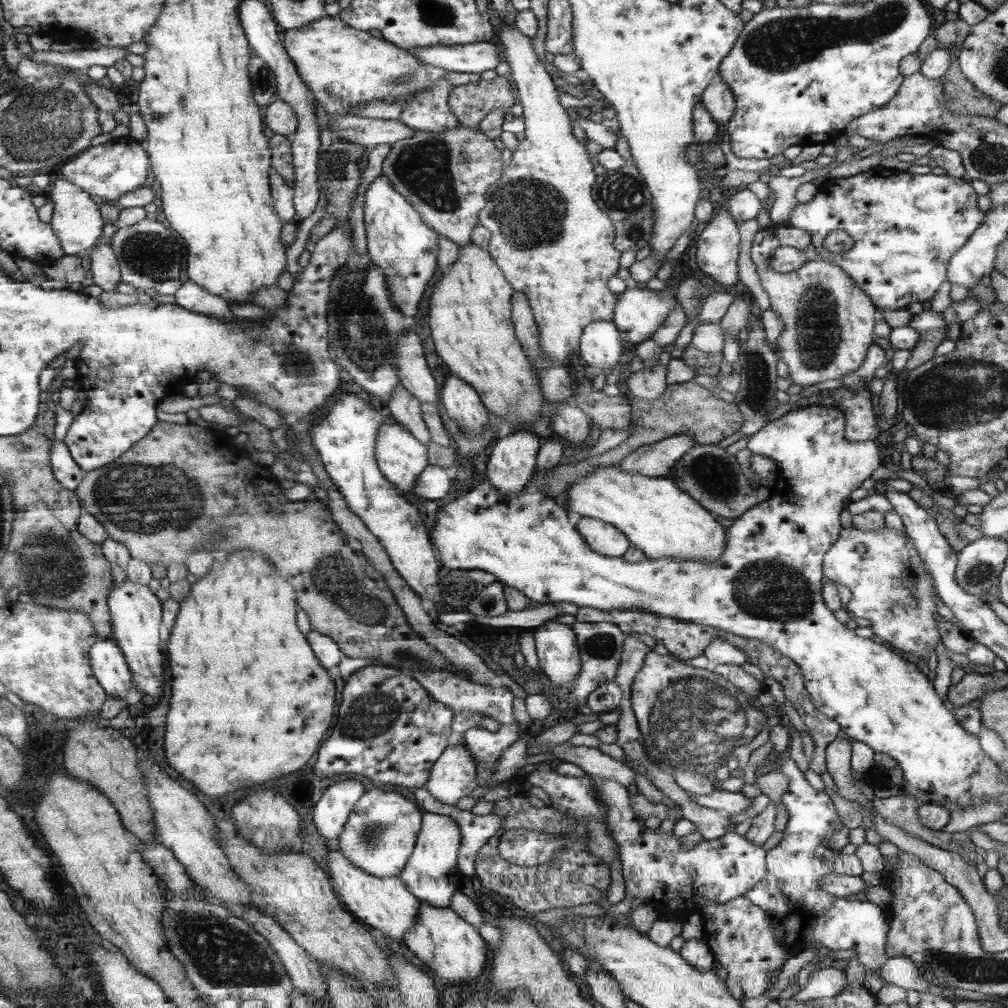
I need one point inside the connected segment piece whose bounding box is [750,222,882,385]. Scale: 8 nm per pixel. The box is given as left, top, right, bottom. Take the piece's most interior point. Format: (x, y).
(829, 320)

